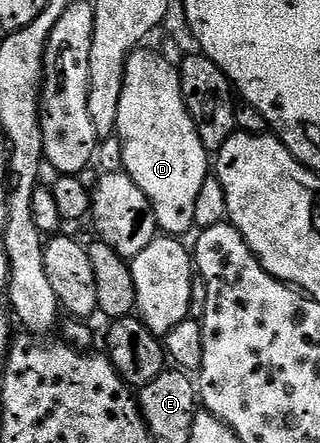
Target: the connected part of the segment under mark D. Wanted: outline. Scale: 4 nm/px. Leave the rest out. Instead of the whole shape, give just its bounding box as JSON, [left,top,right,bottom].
[115,49,209,237]

